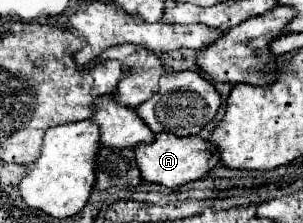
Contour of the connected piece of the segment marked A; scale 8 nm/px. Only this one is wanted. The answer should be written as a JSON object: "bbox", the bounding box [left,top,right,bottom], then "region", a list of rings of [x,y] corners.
{"bbox":[135,134,219,188],"region":[[[157,134],[155,142],[139,144],[135,148],[135,160],[137,160],[137,166],[141,168],[143,180],[157,182],[167,188],[177,188],[187,182],[201,180],[209,174],[209,170],[213,170],[219,164],[217,148],[211,142],[199,136],[181,138],[181,136],[169,136],[169,134]]]}

